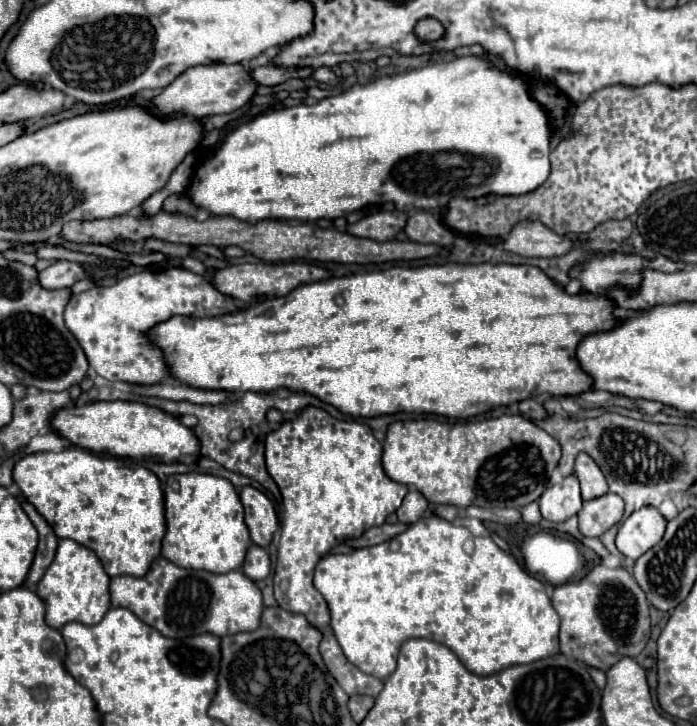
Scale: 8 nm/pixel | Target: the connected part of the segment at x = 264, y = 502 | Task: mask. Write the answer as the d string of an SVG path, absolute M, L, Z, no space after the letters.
M245 486L241 490L241 502L245 506L245 522L251 532L251 540L257 546L267 548L273 540L273 534L279 528L279 518L271 500L257 488Z

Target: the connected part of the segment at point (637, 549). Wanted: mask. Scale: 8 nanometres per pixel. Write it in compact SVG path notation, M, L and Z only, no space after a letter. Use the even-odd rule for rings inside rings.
M643 506L635 510L619 526L617 548L627 558L637 560L641 554L645 554L663 538L667 520L661 516L659 510L653 510L653 508L655 506Z

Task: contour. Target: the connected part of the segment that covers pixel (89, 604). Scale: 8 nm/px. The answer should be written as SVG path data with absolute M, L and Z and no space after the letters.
M61 540L53 564L47 568L45 576L37 584L37 596L45 602L47 624L51 628L63 628L67 622L97 624L111 608L109 600L111 578L103 570L101 560L93 550L77 544L75 540Z

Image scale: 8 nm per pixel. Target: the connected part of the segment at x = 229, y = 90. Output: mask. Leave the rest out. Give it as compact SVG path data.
M207 64L207 66L193 66L179 74L169 86L165 86L155 98L155 108L169 116L173 112L183 112L189 118L205 118L213 114L229 114L241 106L245 106L257 90L257 84L249 76L247 70L241 70L239 64Z

